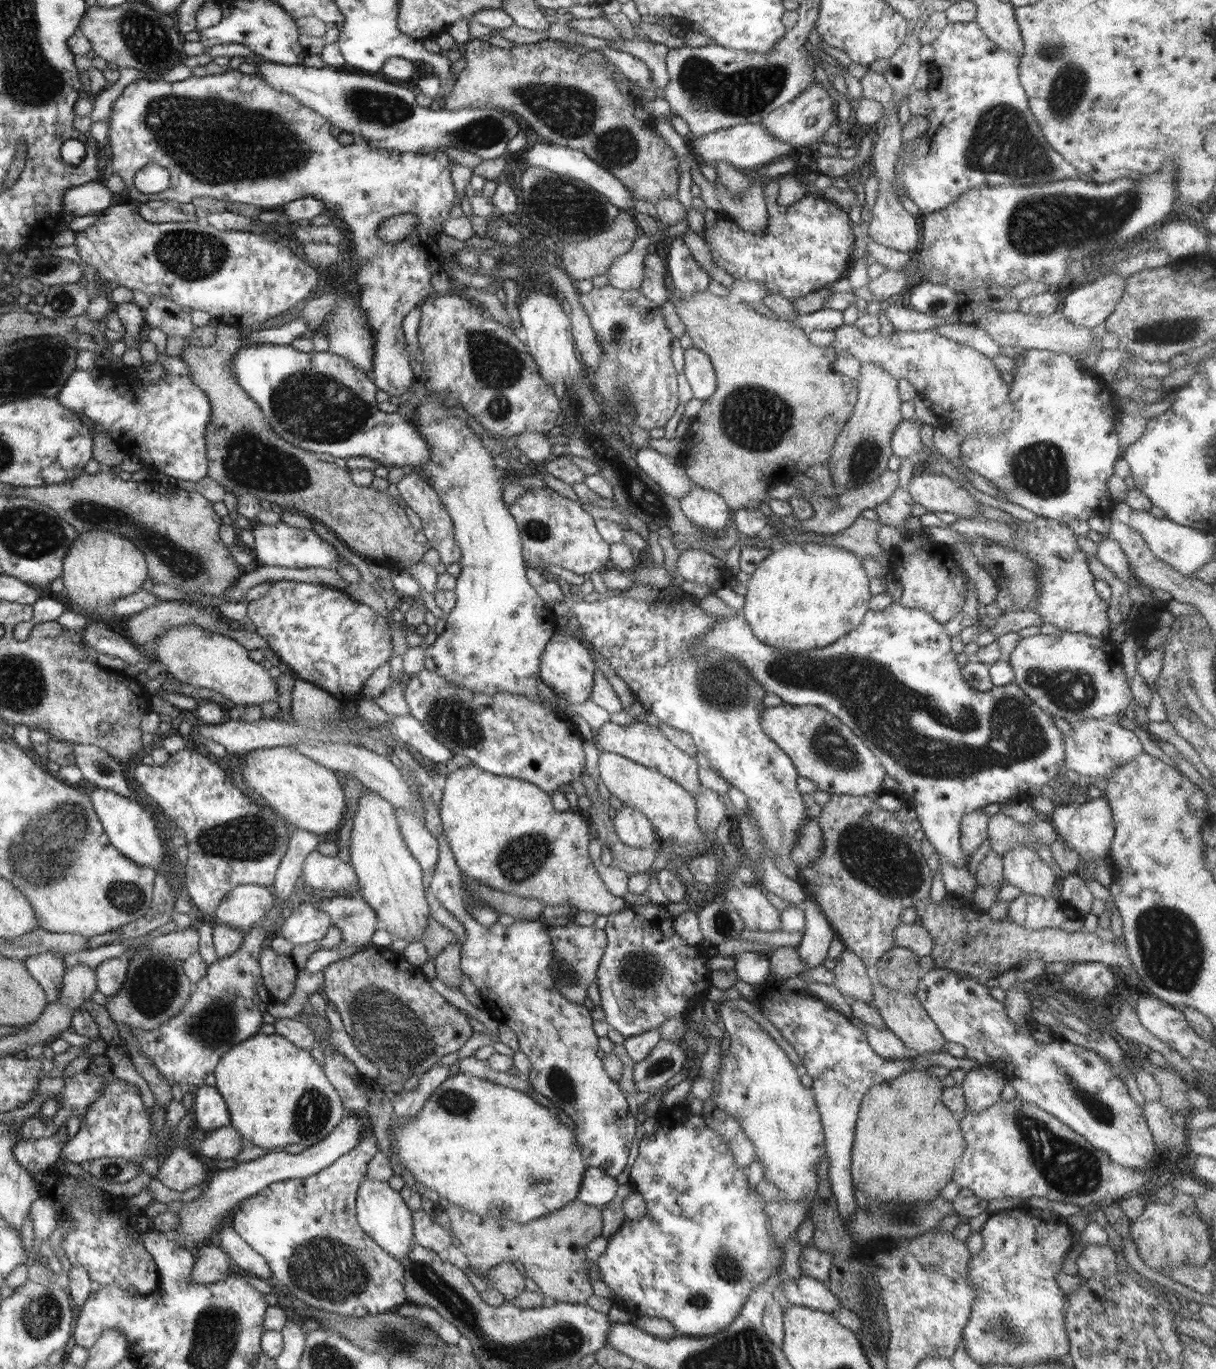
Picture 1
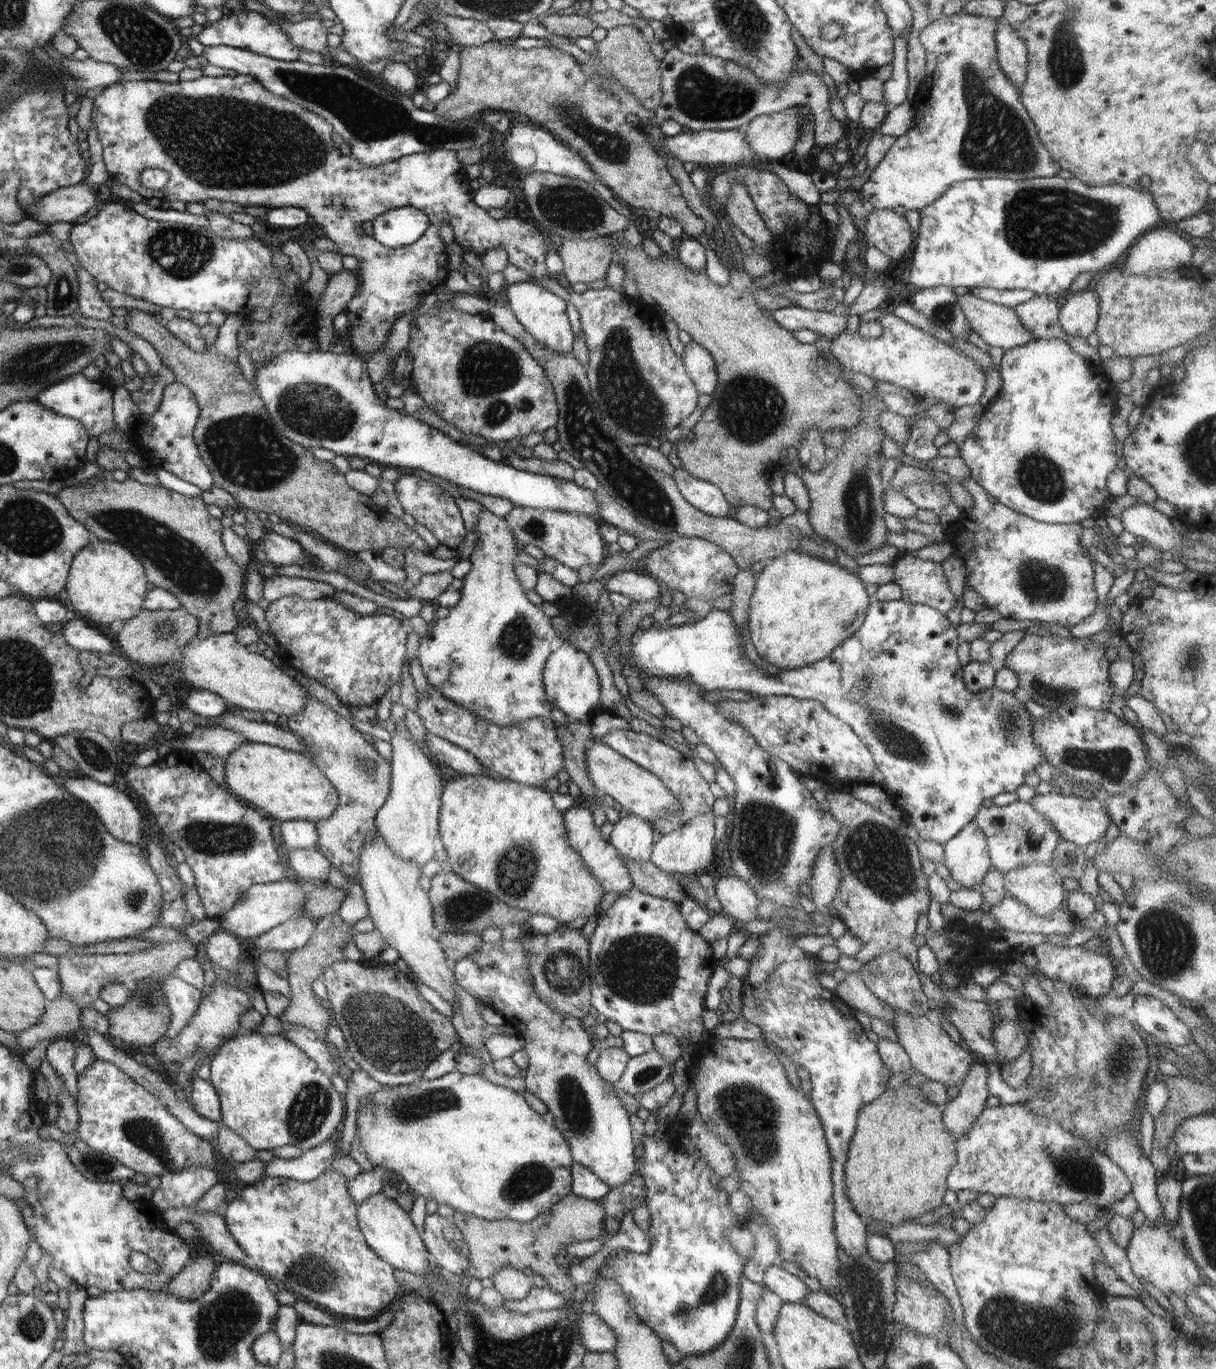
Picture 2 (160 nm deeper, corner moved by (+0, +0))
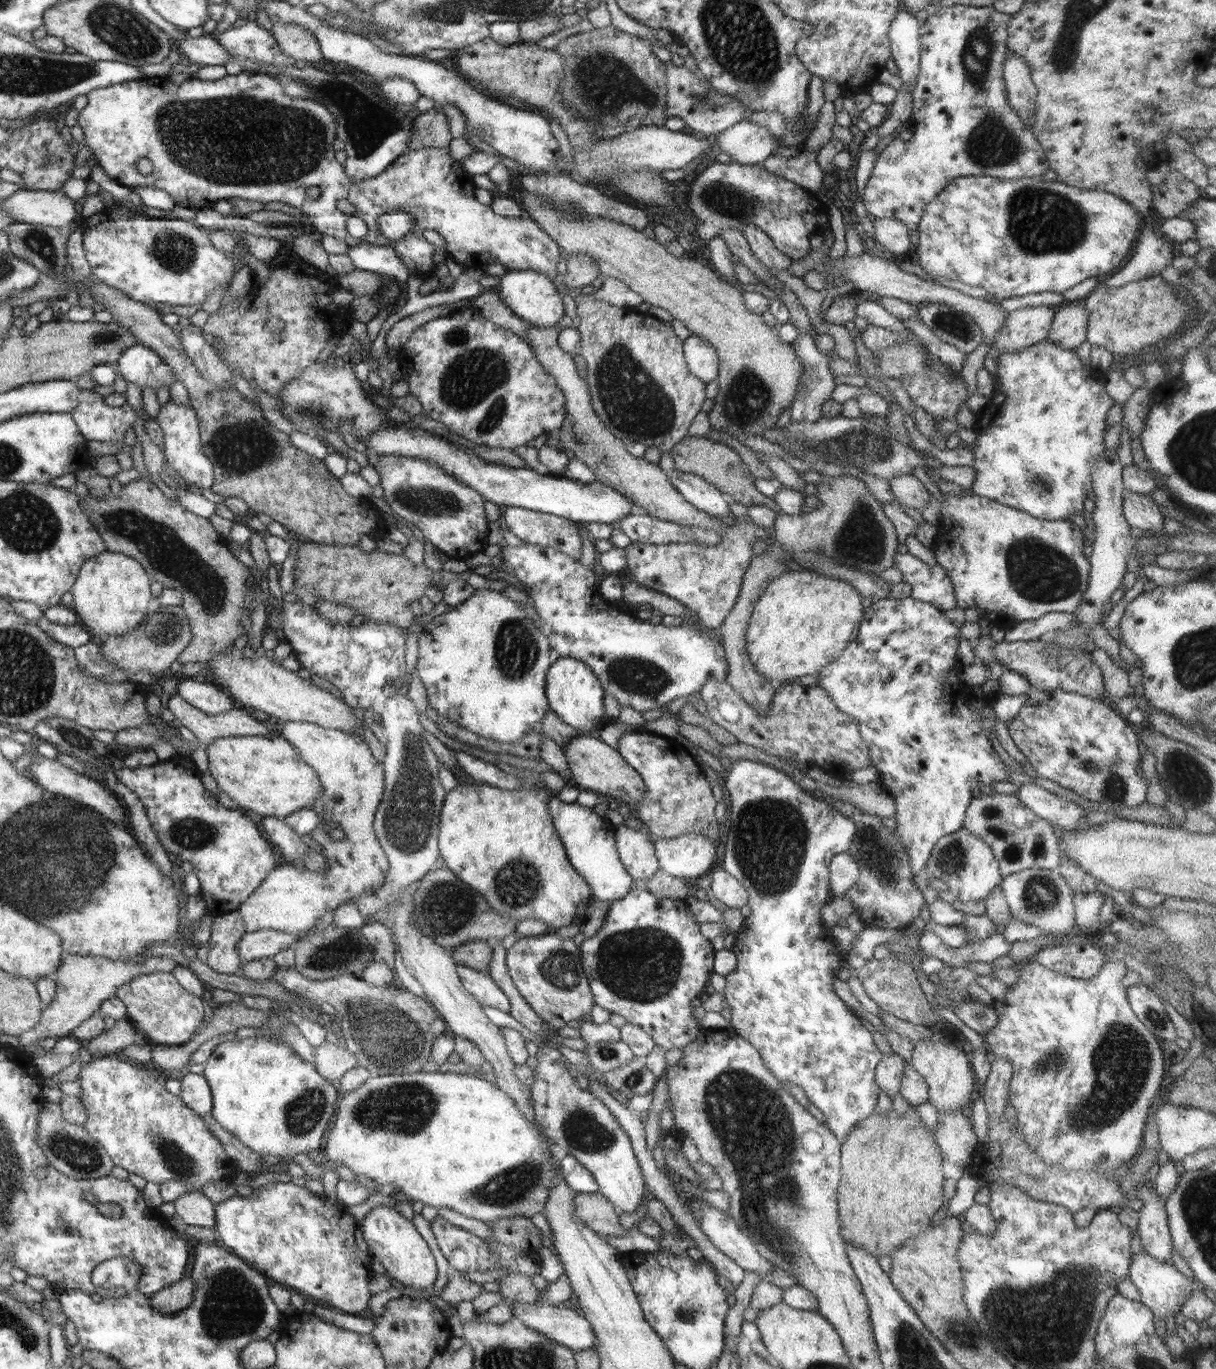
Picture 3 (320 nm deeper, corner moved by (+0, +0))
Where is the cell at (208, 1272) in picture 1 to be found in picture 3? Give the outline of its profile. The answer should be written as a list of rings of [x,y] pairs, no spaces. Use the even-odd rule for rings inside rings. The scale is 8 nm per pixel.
[[[186,1277],[162,1289],[160,1293],[151,1294],[150,1302],[153,1303],[153,1308],[163,1314],[176,1313],[190,1306],[193,1301],[193,1292],[194,1280]]]

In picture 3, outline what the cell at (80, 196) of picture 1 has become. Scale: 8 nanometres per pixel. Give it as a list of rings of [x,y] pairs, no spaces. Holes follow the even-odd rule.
[[[21,188],[5,198],[1,208],[9,212],[16,223],[43,224],[54,228],[79,219],[80,207],[61,190],[43,191]]]

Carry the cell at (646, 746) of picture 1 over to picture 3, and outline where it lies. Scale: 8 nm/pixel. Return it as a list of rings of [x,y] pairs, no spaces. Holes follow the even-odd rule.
[[[628,731],[618,739],[616,750],[643,778],[645,795],[632,809],[654,839],[694,833],[703,834],[715,842],[721,833],[714,813],[716,798],[701,765],[680,741],[648,731]]]

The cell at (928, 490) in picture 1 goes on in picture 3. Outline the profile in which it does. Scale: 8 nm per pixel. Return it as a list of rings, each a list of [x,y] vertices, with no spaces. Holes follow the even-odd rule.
[[[914,475],[896,476],[888,480],[888,485],[890,493],[902,507],[908,506],[922,512],[931,502],[930,492]]]

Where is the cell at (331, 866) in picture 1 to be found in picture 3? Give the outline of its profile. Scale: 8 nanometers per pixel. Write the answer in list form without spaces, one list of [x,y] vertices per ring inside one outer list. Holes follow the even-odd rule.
[[[260,816],[259,824],[265,831],[266,838],[270,839],[284,856],[285,861],[303,861],[308,845],[302,842],[301,835],[297,833],[283,818],[275,816]]]

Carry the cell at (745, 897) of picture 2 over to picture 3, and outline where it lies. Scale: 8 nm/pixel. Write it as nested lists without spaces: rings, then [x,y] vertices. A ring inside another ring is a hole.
[[[723,868],[712,869],[711,889],[714,896],[728,908],[742,909],[749,901],[744,885]]]

